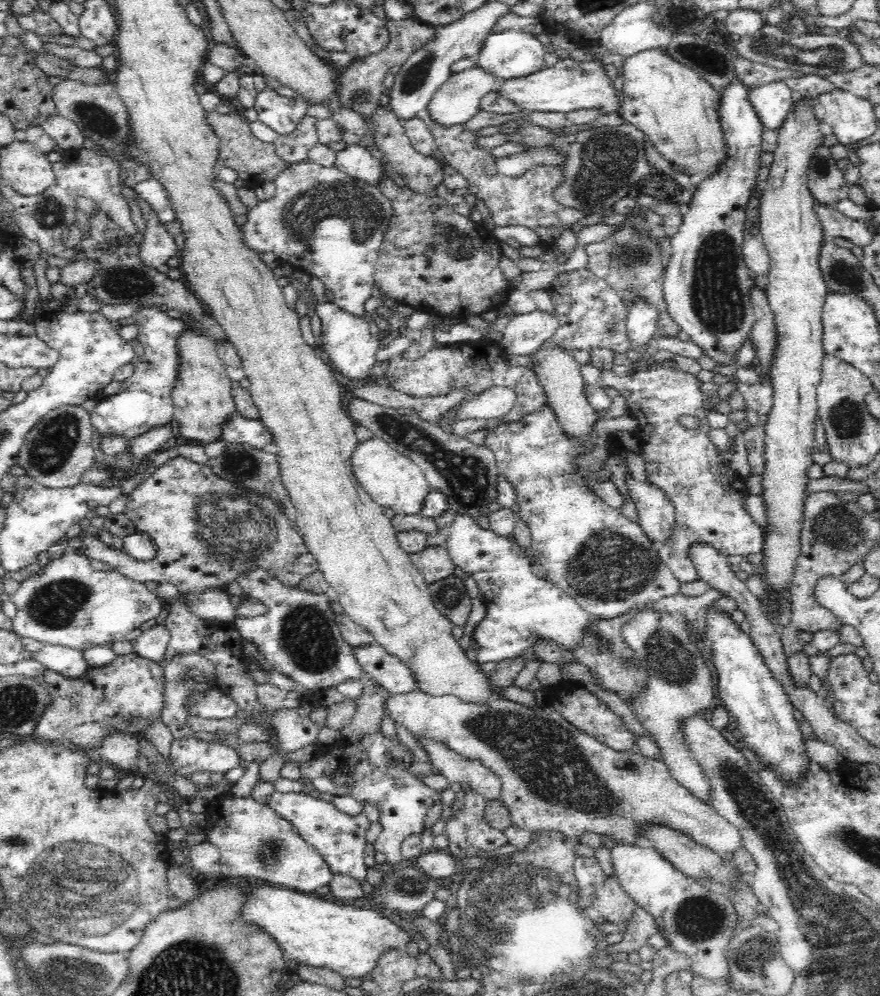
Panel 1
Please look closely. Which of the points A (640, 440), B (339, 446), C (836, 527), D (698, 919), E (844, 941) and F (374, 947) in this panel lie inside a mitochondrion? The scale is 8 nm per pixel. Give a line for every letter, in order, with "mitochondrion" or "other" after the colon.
A: other
B: other
C: mitochondrion
D: mitochondrion
E: mitochondrion
F: other

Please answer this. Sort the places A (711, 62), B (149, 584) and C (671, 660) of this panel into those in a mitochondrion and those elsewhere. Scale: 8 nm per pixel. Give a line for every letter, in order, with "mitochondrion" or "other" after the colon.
A: mitochondrion
B: other
C: mitochondrion

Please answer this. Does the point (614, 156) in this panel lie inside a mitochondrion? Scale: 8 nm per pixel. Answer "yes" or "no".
yes

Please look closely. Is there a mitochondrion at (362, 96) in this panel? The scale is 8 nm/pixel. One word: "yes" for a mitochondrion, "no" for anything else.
yes

